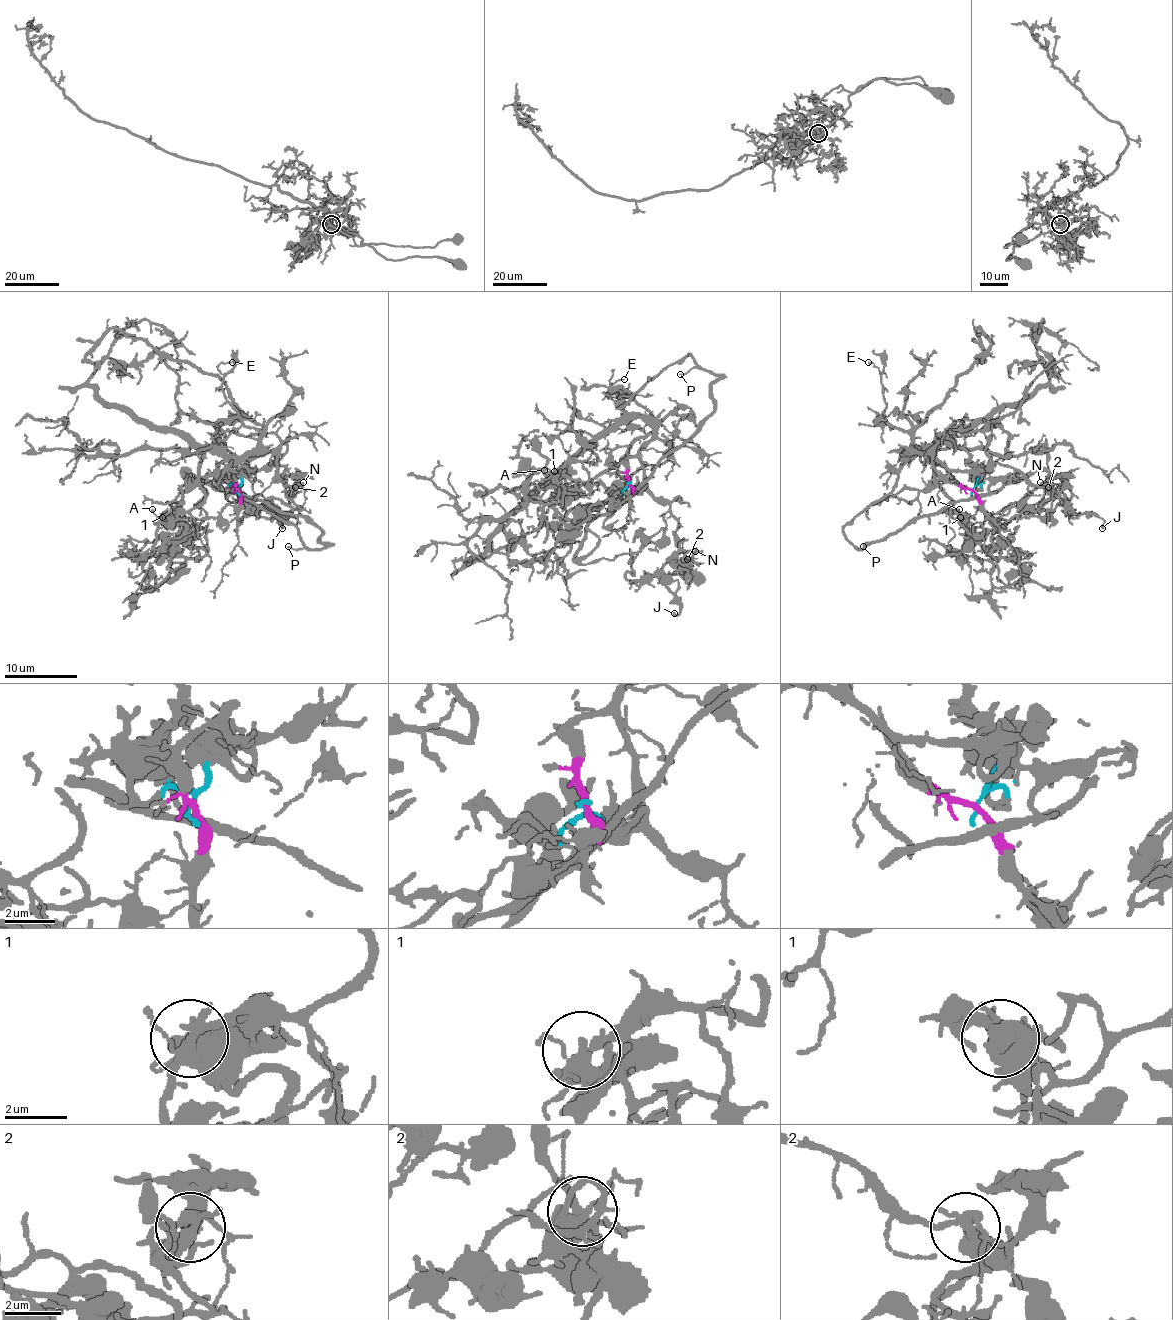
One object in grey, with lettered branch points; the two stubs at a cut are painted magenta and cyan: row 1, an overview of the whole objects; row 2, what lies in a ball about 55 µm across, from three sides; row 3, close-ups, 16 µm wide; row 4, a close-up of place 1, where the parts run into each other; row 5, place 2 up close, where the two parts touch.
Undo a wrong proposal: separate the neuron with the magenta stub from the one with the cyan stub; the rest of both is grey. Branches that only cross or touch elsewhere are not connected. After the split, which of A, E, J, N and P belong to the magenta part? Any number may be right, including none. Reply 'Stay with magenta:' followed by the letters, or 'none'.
Stay with magenta: A, E, P

